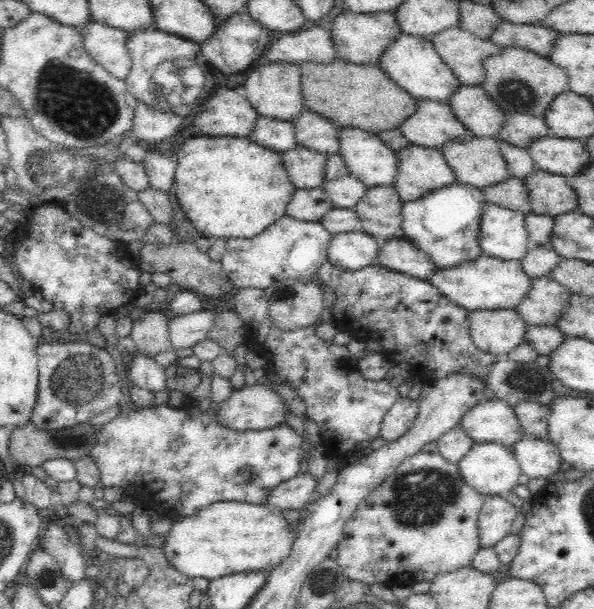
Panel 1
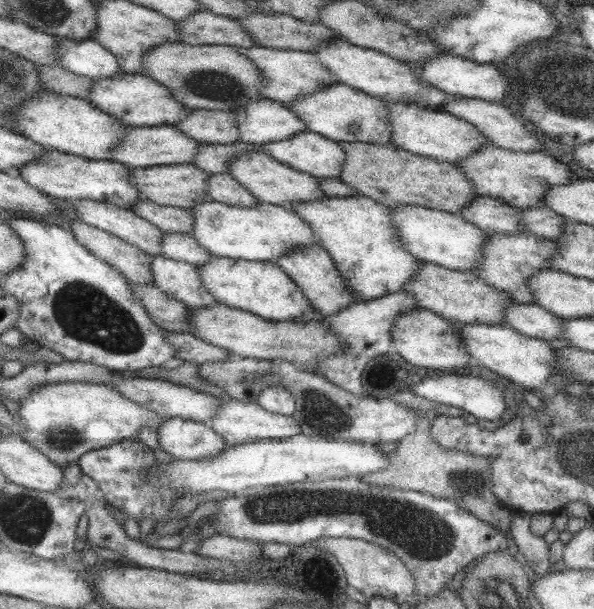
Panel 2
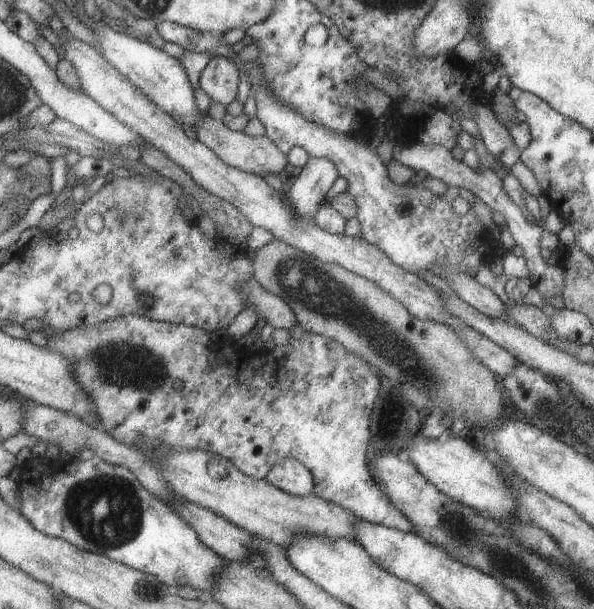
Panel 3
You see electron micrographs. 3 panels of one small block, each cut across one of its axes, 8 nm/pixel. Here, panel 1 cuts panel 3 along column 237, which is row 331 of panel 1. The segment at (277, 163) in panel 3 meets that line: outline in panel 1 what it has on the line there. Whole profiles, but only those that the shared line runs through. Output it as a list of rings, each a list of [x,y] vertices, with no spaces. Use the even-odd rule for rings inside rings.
[[[148,308],[148,312],[134,322],[132,326],[132,338],[136,342],[138,352],[146,356],[156,356],[160,352],[172,352],[174,346],[170,342],[168,332],[168,318],[162,310]]]

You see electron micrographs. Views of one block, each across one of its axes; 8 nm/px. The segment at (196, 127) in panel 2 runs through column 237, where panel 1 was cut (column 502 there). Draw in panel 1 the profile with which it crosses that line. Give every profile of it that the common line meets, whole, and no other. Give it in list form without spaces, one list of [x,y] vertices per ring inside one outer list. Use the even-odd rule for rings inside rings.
[[[506,114],[504,128],[500,132],[500,140],[510,142],[518,148],[528,150],[530,144],[552,136],[544,116],[526,116],[526,114]]]

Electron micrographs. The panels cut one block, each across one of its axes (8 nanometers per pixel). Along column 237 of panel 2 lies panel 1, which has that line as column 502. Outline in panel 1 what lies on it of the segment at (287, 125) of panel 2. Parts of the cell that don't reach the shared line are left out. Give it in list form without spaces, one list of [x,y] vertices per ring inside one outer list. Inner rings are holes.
[[[462,86],[450,98],[454,116],[472,132],[476,138],[500,140],[504,128],[506,110],[486,92],[482,86]]]

